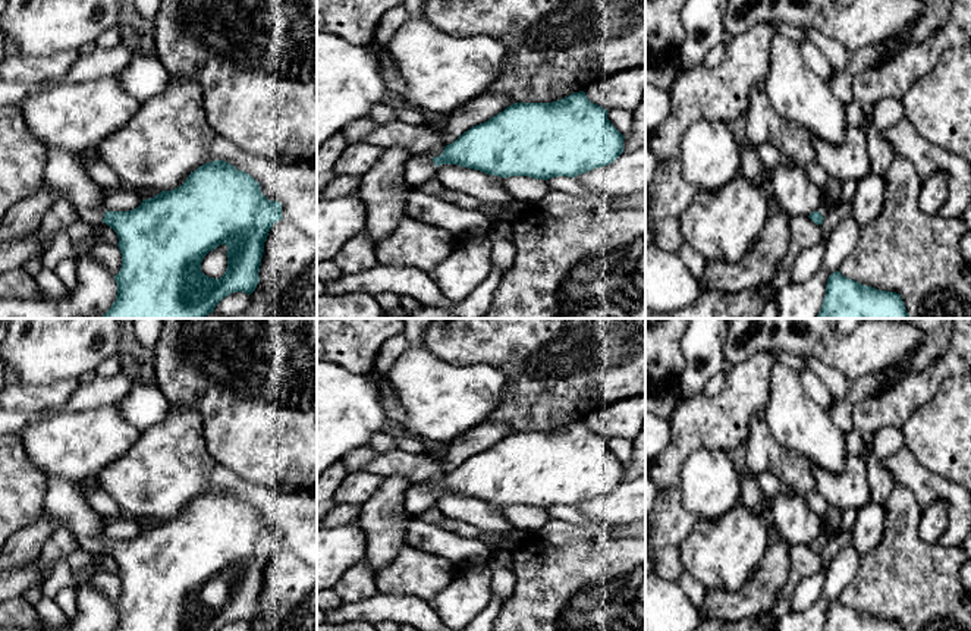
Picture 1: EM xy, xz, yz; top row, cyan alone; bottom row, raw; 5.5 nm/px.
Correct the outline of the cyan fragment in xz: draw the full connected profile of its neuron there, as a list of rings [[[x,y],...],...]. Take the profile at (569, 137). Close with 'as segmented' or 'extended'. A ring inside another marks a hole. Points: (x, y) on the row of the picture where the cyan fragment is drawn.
[[[584,91],[553,103],[515,103],[484,123],[463,132],[439,157],[411,157],[402,180],[418,189],[437,173],[440,164],[458,164],[500,178],[575,178],[613,163],[623,153],[625,136],[607,119],[607,110],[591,103]]] | extended

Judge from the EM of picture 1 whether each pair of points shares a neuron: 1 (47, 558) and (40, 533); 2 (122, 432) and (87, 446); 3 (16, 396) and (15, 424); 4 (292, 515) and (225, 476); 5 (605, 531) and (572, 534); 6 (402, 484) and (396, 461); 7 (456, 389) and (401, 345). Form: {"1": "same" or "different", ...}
{"1": "different", "2": "same", "3": "different", "4": "same", "5": "same", "6": "different", "7": "different"}

